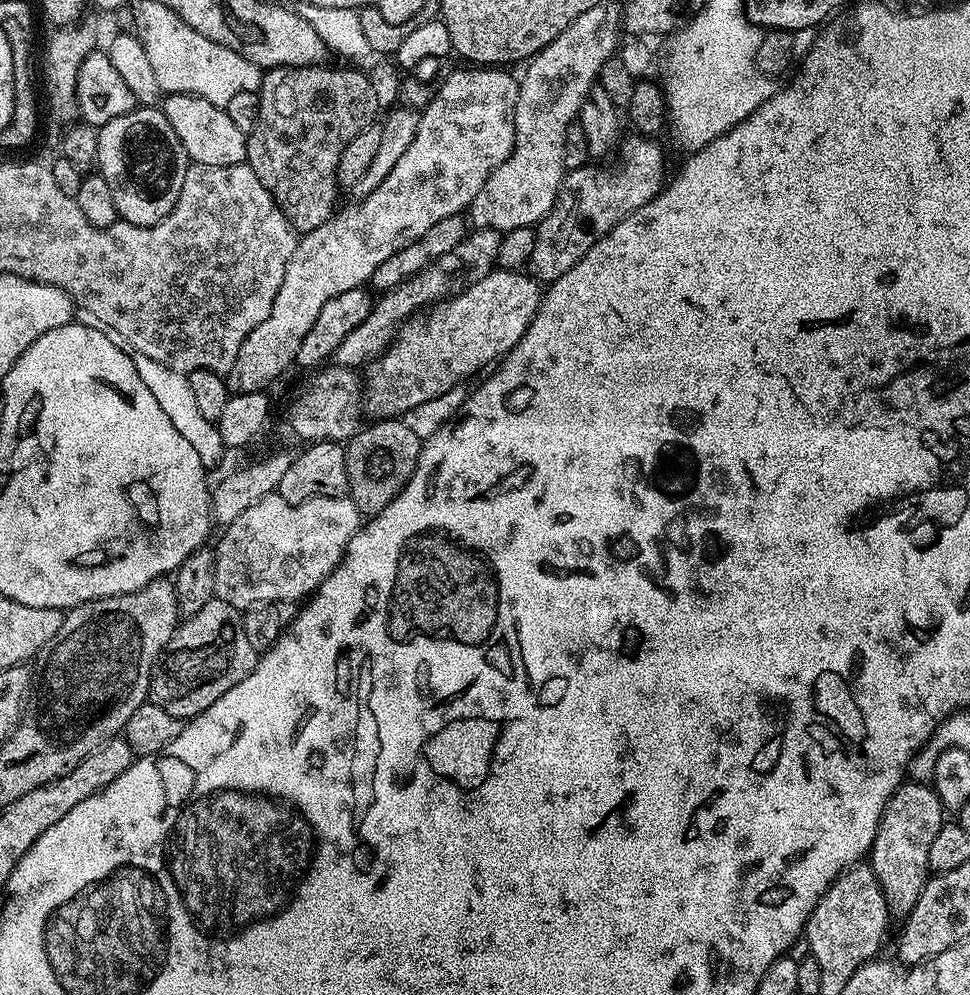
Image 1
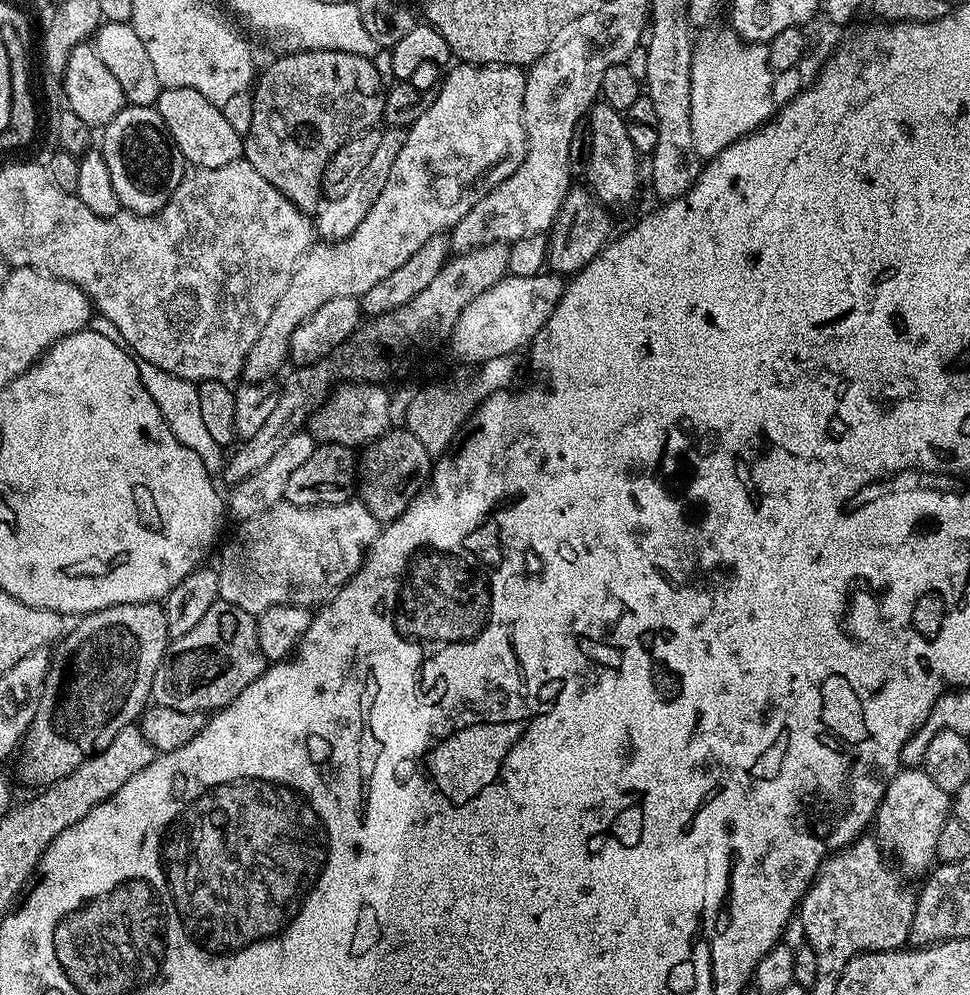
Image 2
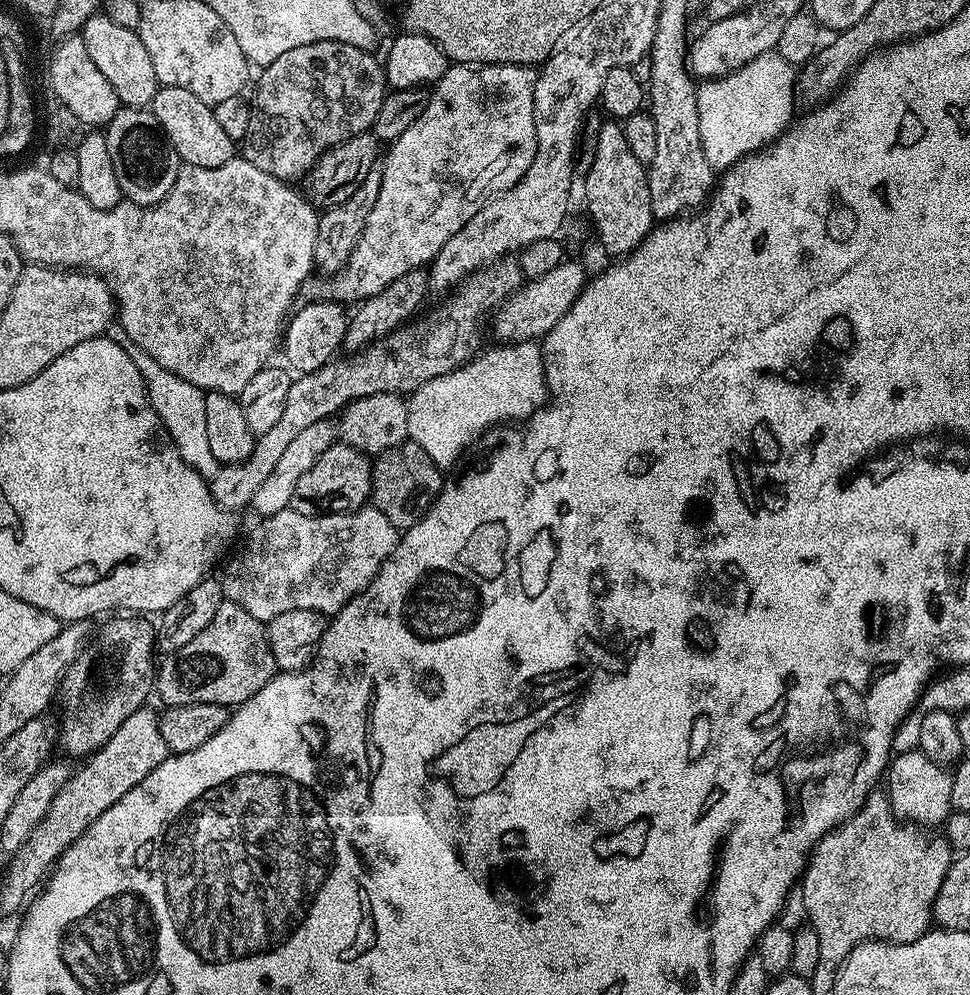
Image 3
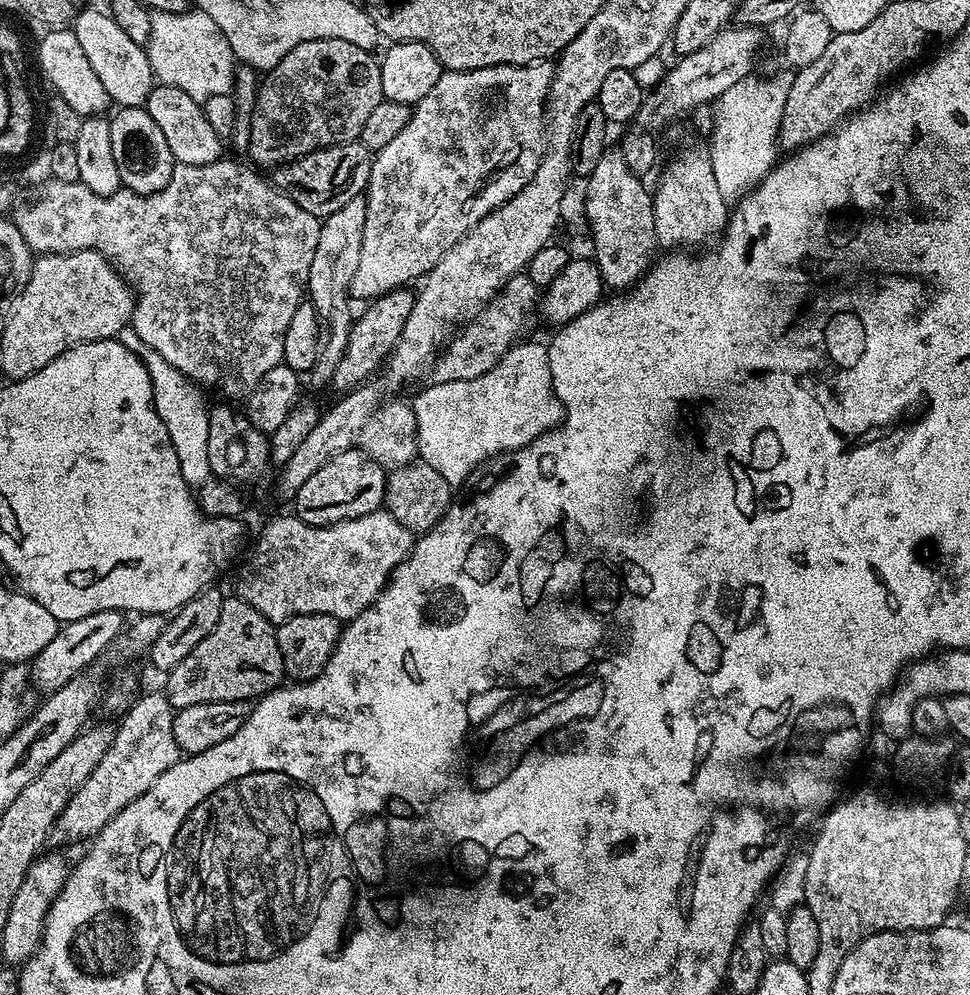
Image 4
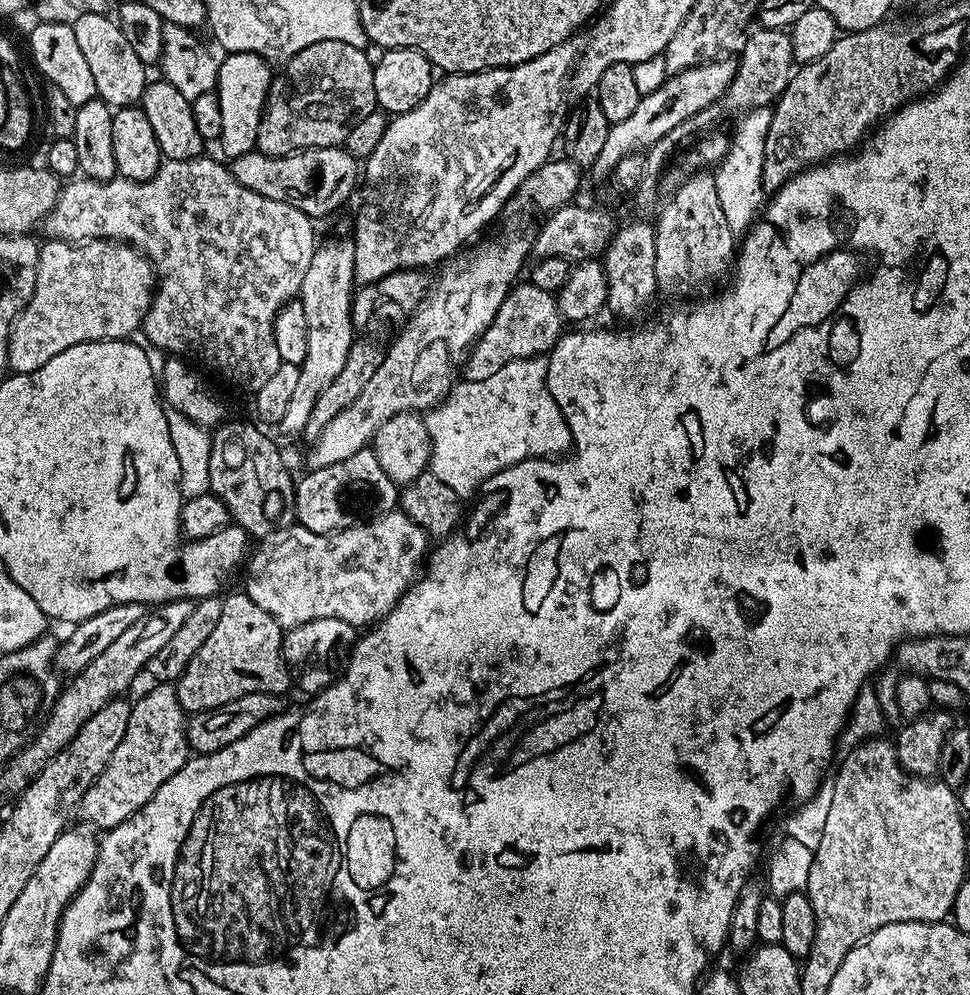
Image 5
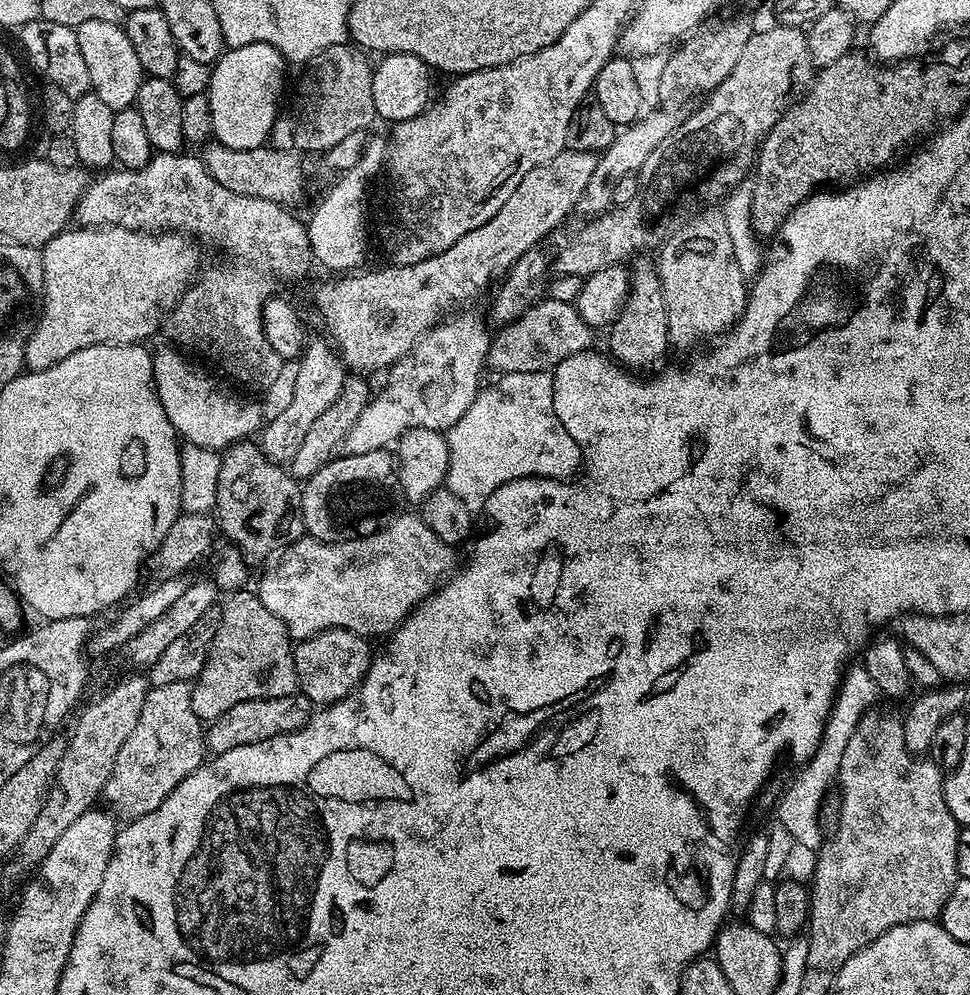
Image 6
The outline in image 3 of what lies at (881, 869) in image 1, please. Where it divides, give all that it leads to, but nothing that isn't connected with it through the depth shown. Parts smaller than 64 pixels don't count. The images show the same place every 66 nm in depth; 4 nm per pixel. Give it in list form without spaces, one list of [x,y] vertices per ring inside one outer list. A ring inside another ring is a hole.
[[[919,750],[899,752],[891,757],[886,769],[886,781],[888,780],[886,795],[896,819],[911,822],[916,826],[943,825],[948,813],[953,811],[950,802],[951,771],[945,765],[930,762],[930,758]]]

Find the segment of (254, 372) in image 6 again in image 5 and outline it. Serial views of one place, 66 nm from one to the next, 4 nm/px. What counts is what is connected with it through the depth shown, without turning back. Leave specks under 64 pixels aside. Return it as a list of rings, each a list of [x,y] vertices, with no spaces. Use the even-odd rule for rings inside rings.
[[[201,154],[195,160],[164,160],[160,169],[146,182],[115,178],[107,181],[87,178],[72,178],[61,187],[60,196],[56,205],[50,210],[48,217],[44,219],[42,232],[45,237],[53,240],[66,240],[69,242],[83,242],[85,240],[110,240],[122,244],[130,244],[132,247],[148,257],[158,277],[152,306],[145,314],[142,321],[142,333],[148,339],[151,347],[160,349],[165,354],[171,354],[176,358],[192,358],[200,352],[200,360],[212,372],[217,372],[224,380],[245,388],[248,394],[255,394],[262,390],[262,385],[278,370],[281,358],[278,354],[278,342],[274,338],[274,322],[276,316],[284,309],[286,304],[297,299],[300,295],[302,278],[306,278],[306,270],[310,270],[310,258],[314,258],[318,247],[316,240],[316,228],[313,217],[302,214],[294,206],[286,202],[274,202],[274,198],[262,198],[262,194],[254,194],[254,190],[246,190],[242,182],[234,178],[231,167],[227,163],[219,164],[216,160],[207,160],[207,155]]]

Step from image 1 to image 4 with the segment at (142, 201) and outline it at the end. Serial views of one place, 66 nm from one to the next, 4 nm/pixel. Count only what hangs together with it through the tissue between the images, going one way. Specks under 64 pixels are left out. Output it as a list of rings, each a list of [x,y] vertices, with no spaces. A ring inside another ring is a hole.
[[[147,107],[120,108],[117,116],[109,119],[111,145],[114,148],[115,165],[121,174],[123,187],[137,192],[139,196],[154,194],[162,190],[172,177],[174,161],[170,146],[162,134],[162,129],[150,118]]]

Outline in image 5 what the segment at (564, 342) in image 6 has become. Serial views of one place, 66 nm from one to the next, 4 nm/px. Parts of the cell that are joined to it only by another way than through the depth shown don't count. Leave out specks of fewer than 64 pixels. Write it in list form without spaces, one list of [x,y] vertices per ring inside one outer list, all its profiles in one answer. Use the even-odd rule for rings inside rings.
[[[520,282],[510,289],[508,297],[496,311],[494,322],[485,330],[469,351],[463,365],[465,381],[492,377],[502,366],[515,359],[530,359],[547,354],[559,343],[566,321],[560,314],[557,297],[546,290],[538,290],[531,282]]]

